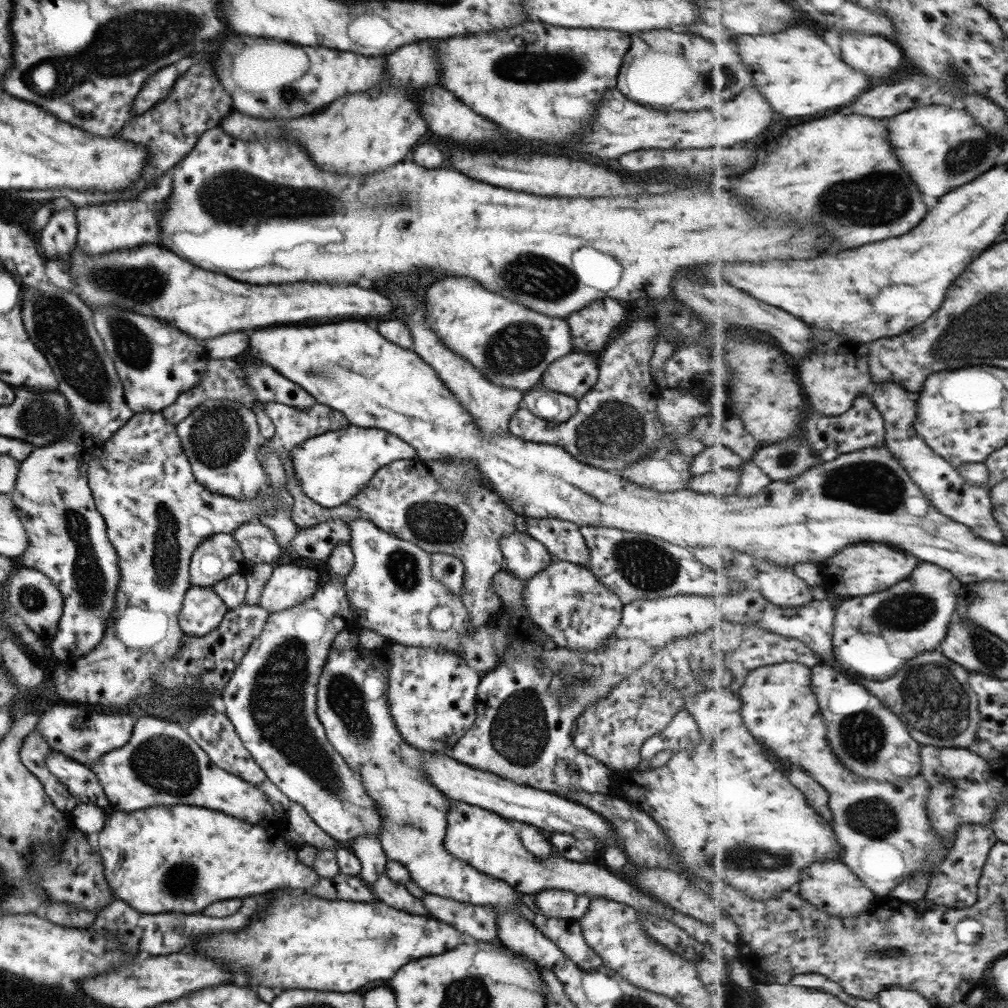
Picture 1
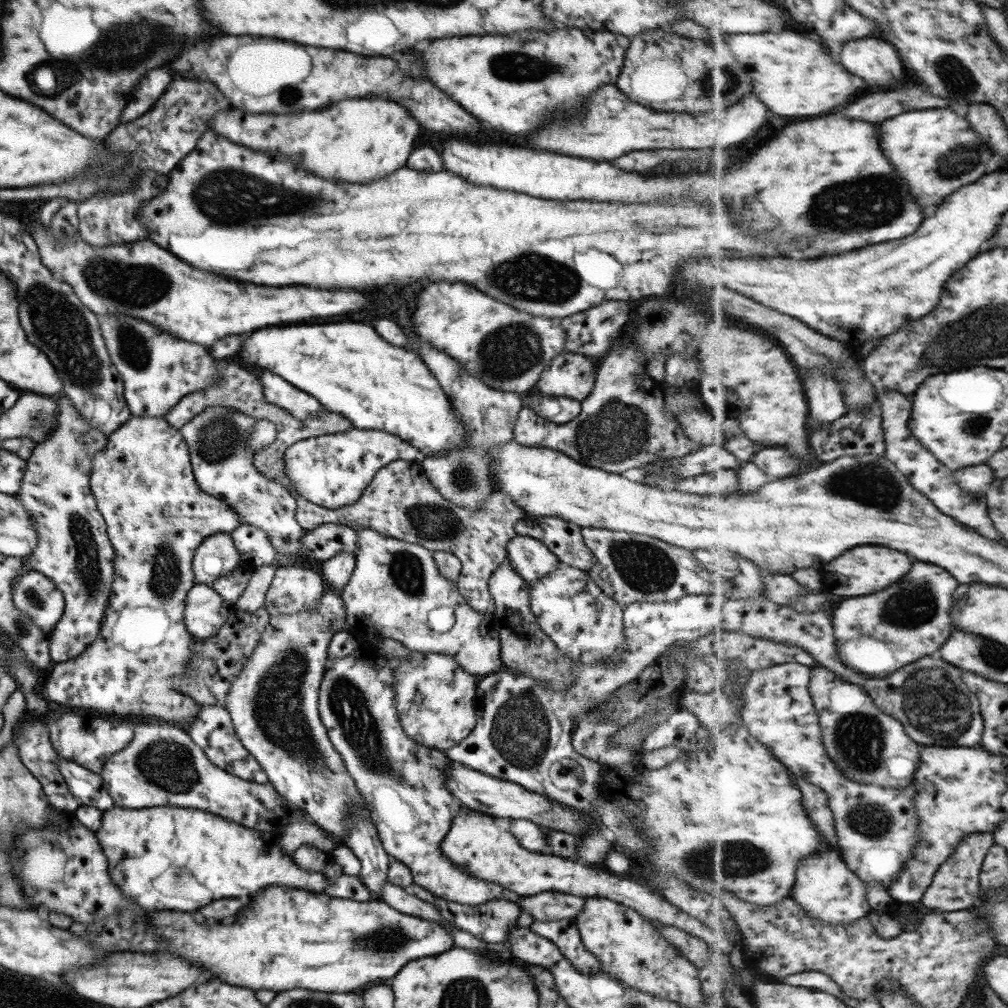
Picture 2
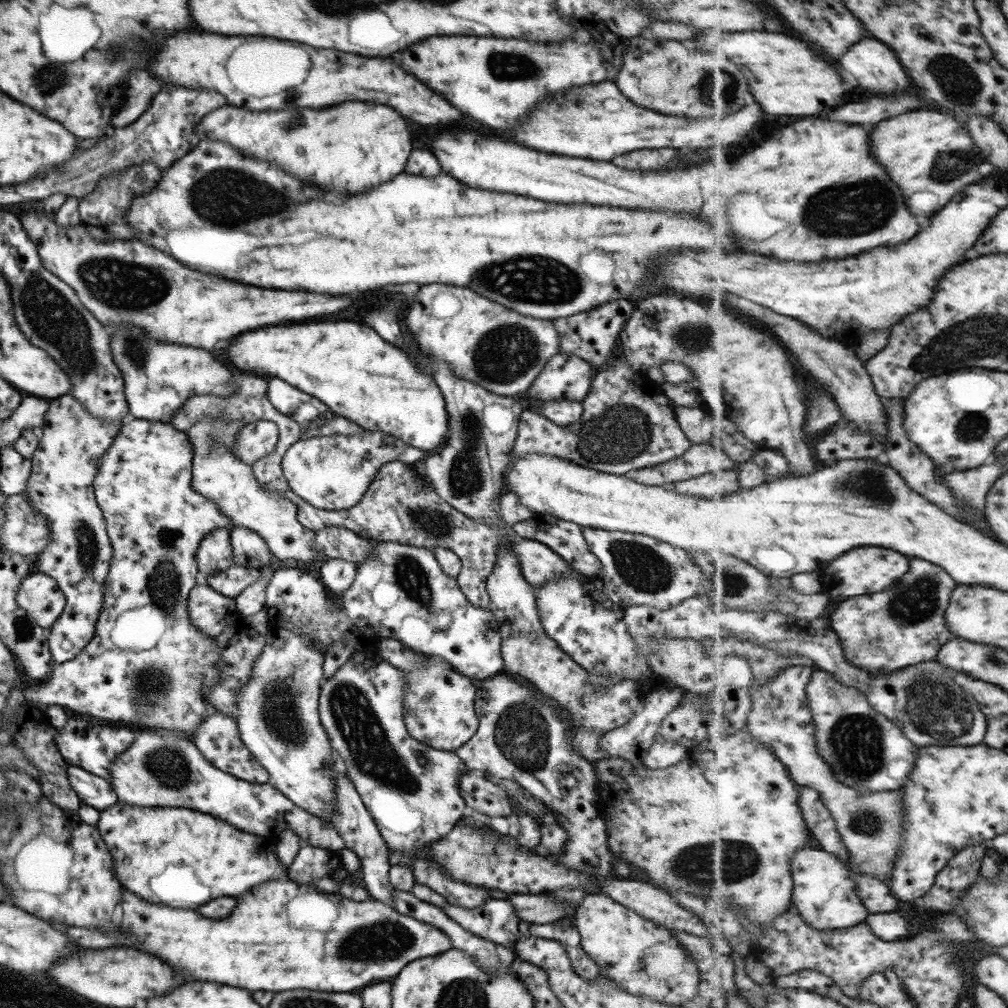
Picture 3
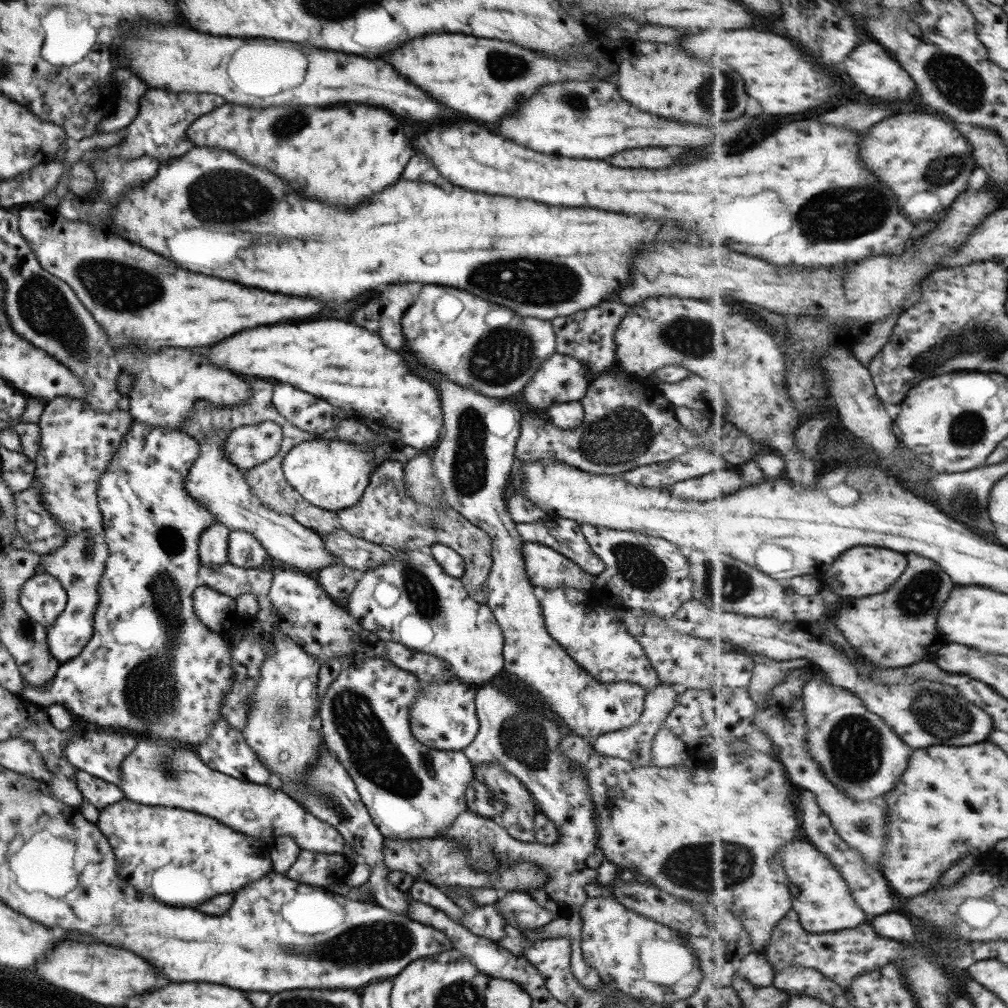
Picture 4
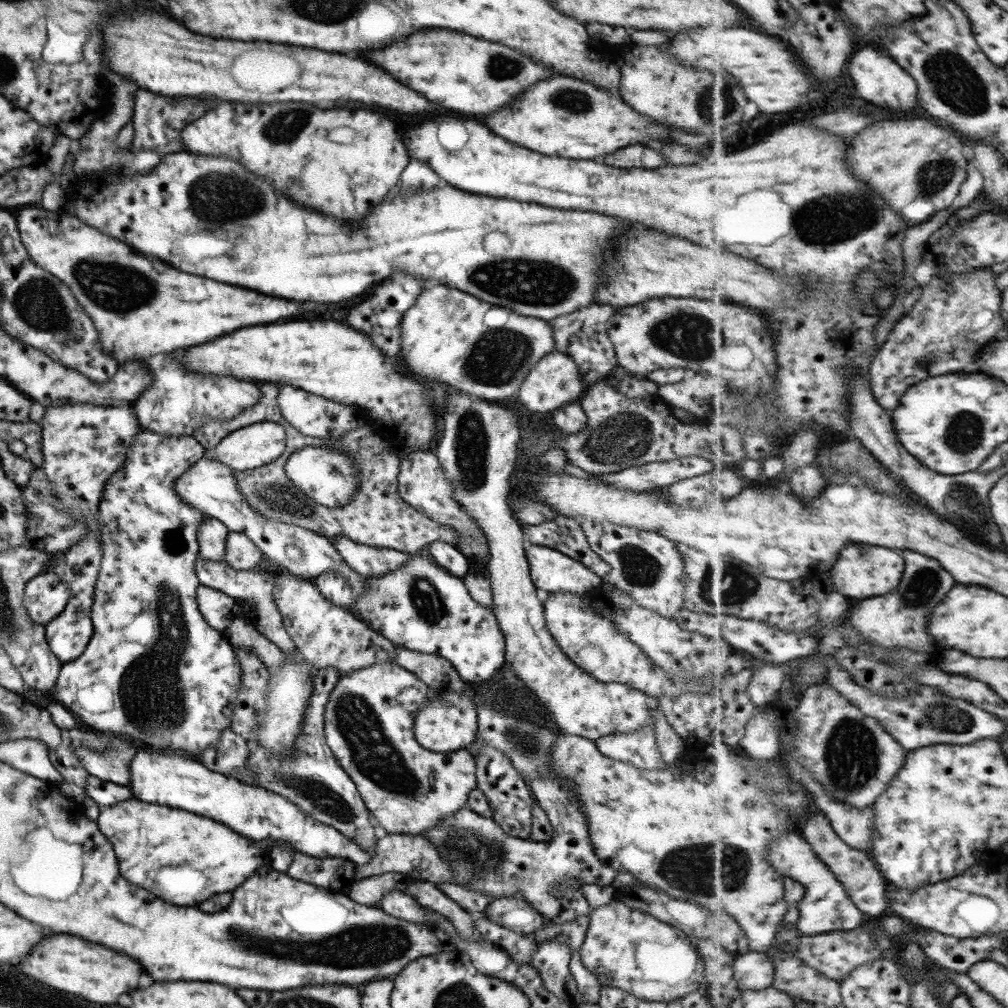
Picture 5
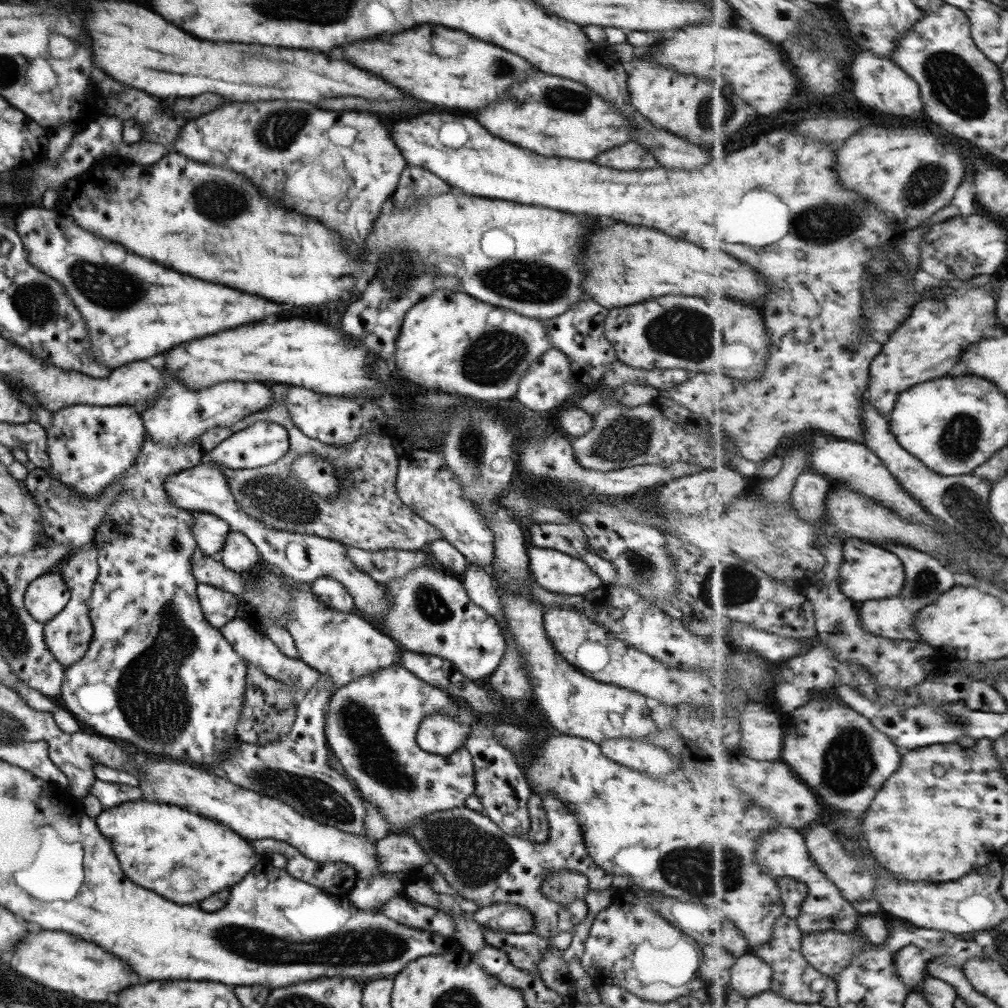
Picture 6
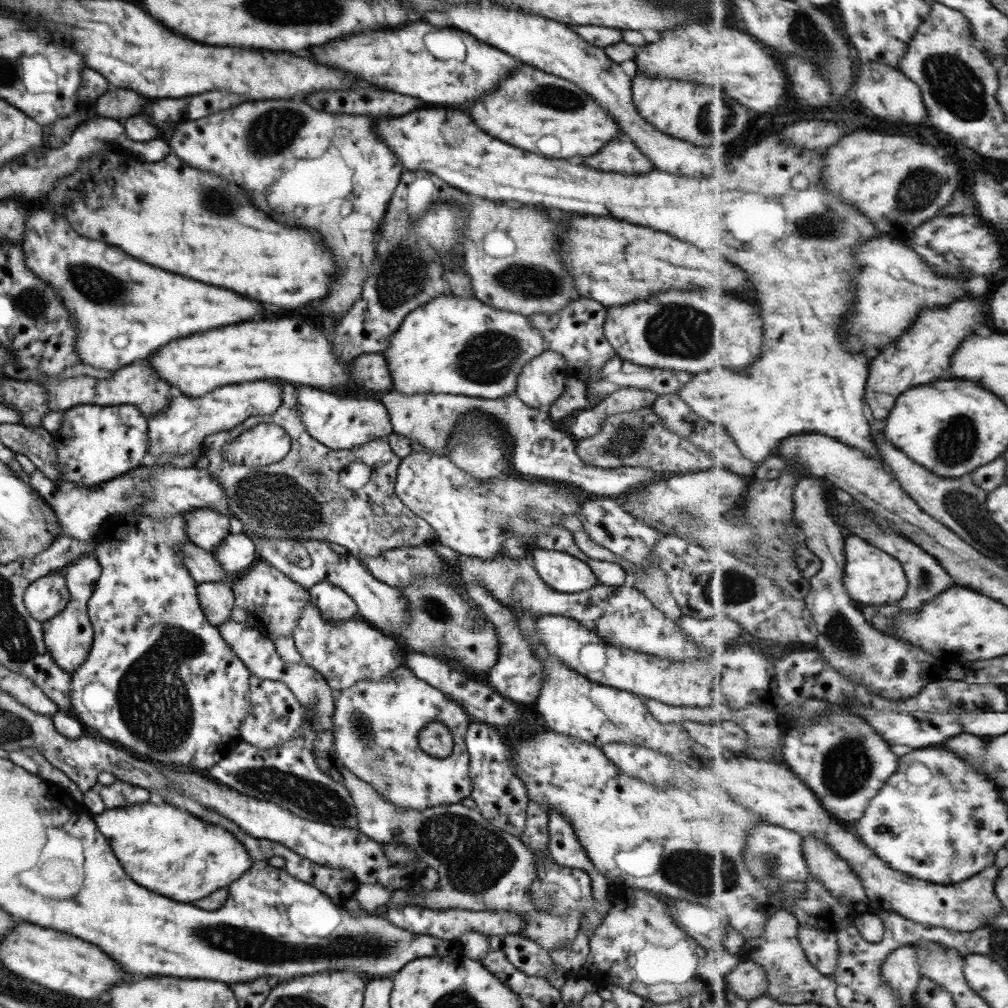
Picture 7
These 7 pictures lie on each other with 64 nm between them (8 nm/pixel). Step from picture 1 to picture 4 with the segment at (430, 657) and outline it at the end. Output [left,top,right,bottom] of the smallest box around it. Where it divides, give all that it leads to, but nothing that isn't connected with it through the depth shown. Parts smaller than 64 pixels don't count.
[408,680,478,754]

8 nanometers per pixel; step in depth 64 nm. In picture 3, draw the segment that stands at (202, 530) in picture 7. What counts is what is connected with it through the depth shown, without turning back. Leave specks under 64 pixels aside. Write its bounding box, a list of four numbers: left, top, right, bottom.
[195,528,234,578]

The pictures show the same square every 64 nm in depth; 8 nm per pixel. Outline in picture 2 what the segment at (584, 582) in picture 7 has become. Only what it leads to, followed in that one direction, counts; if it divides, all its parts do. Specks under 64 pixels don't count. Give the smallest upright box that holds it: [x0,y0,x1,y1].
[504,534,561,584]

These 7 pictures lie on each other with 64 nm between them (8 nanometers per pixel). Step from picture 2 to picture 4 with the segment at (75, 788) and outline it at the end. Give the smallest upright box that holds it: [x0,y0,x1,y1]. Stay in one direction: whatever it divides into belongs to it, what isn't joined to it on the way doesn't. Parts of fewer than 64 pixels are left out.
[75,769,122,810]

